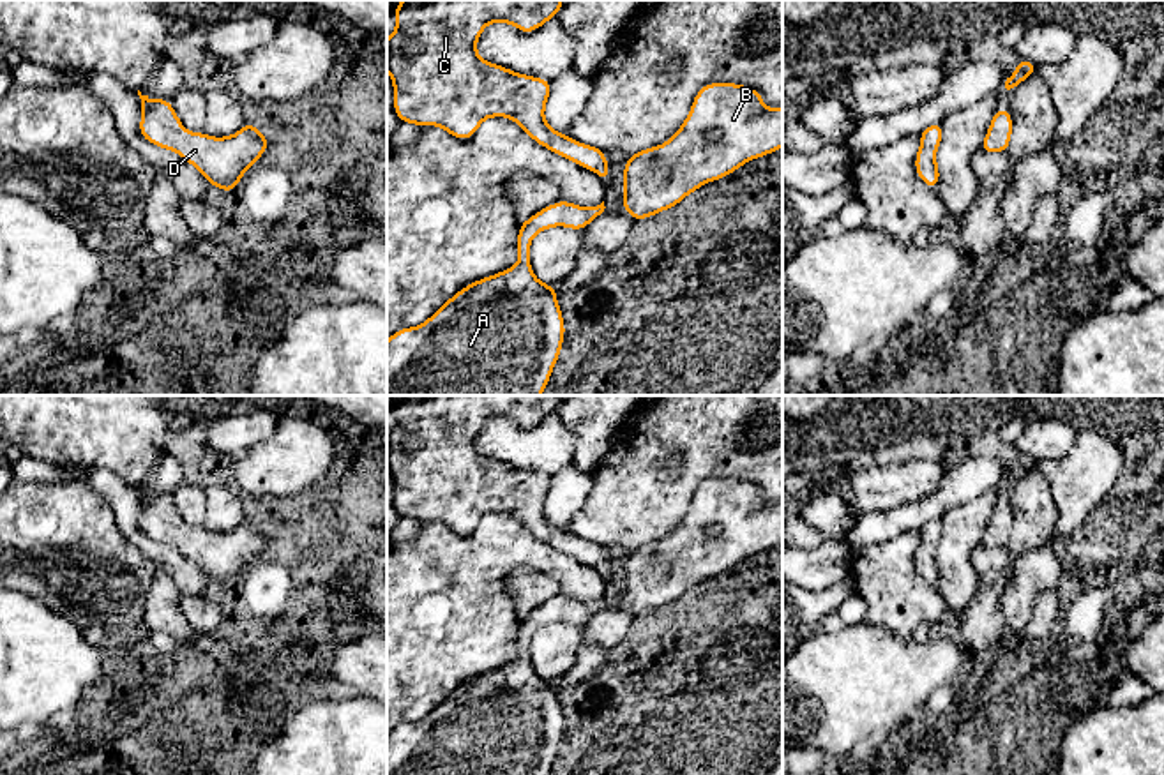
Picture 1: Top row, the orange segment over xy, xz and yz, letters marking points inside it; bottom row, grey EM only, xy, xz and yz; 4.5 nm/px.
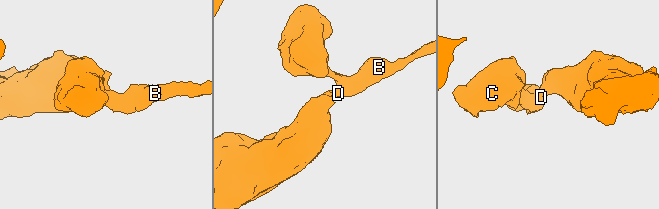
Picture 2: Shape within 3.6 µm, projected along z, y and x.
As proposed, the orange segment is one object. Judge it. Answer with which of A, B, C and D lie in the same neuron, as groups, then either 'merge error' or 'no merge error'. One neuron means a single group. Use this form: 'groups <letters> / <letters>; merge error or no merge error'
groups A B C D; no merge error

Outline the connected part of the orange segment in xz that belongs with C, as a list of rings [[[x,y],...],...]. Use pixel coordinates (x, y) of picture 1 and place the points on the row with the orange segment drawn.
[[[403,0],[394,9],[396,30],[387,39],[394,113],[404,124],[438,125],[457,139],[473,138],[486,118],[505,117],[544,148],[606,182],[611,169],[604,150],[560,134],[544,120],[549,79],[514,72],[477,55],[477,41],[489,23],[510,23],[530,34],[556,18],[562,5],[563,0]]]

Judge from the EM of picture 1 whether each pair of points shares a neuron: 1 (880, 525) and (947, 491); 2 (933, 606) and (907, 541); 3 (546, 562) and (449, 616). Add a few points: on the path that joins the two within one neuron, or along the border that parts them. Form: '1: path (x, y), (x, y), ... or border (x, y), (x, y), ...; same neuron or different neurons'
1: path (896, 521), (931, 507); same neuron
2: path (917, 590), (905, 578), (905, 556); same neuron
3: path (521, 558), (507, 558), (474, 592); same neuron

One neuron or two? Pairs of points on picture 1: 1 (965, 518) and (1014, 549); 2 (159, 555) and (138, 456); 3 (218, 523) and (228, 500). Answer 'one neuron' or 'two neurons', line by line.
1: two neurons
2: two neurons
3: one neuron

